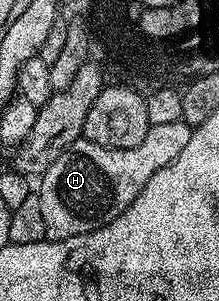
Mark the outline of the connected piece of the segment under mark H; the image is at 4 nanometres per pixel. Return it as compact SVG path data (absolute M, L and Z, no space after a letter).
M182 119L169 125L151 125L141 145L133 149L105 149L80 138L68 147L42 172L43 180L37 183L47 239L68 239L109 225L145 189L149 177L157 169L165 169L189 145L192 128Z

